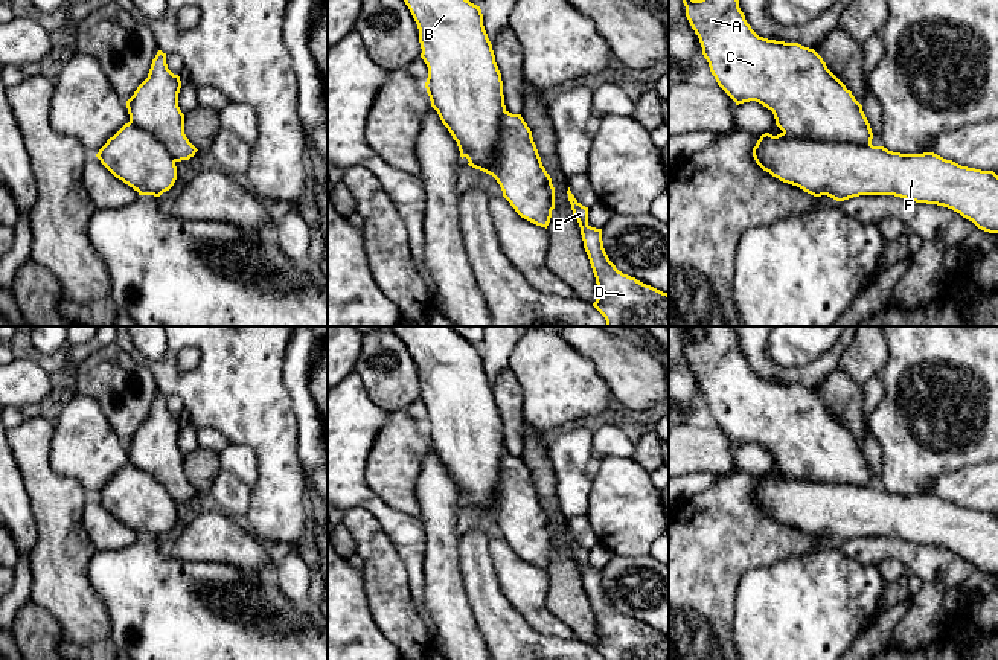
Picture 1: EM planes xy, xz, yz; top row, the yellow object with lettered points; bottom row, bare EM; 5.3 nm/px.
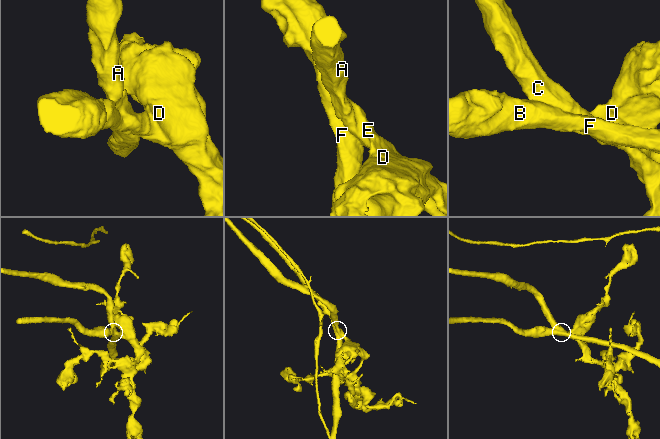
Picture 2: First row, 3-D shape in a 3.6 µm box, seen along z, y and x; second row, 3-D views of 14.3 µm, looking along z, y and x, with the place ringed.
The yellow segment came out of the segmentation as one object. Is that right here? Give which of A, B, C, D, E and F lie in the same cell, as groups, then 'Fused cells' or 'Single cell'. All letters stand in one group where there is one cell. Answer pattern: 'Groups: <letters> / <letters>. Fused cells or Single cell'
Groups: A C D E / B F. Fused cells

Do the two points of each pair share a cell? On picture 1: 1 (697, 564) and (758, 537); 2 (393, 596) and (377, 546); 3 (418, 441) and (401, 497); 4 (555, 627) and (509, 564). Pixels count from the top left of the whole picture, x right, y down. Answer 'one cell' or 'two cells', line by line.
1: one cell
2: one cell
3: one cell
4: one cell

